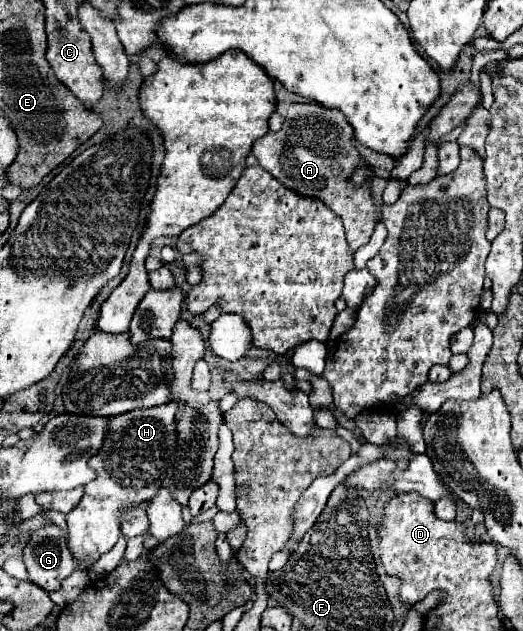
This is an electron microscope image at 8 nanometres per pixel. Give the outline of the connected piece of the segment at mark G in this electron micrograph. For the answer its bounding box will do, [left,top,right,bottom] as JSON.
[23,526,75,592]

